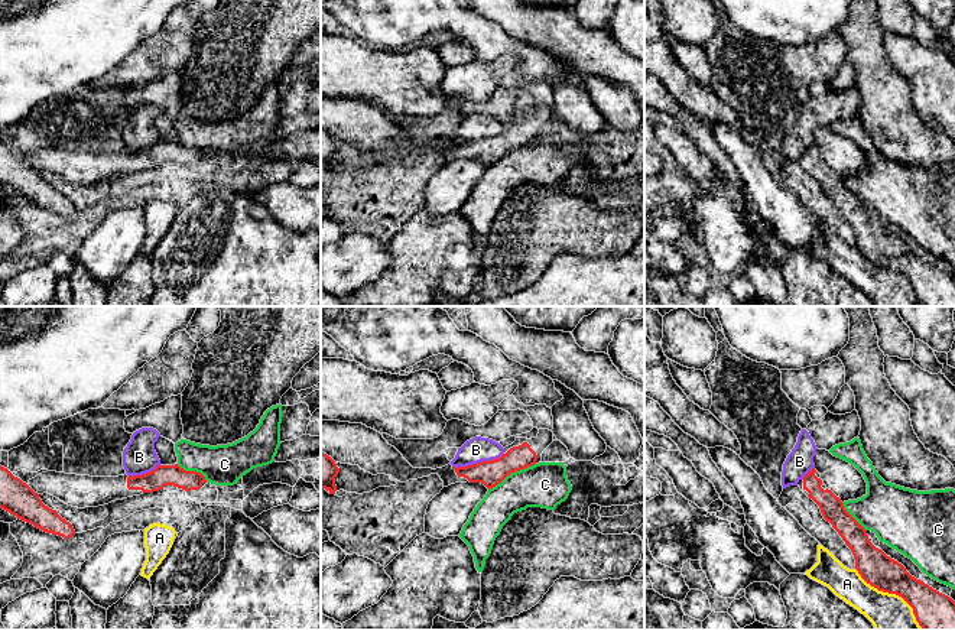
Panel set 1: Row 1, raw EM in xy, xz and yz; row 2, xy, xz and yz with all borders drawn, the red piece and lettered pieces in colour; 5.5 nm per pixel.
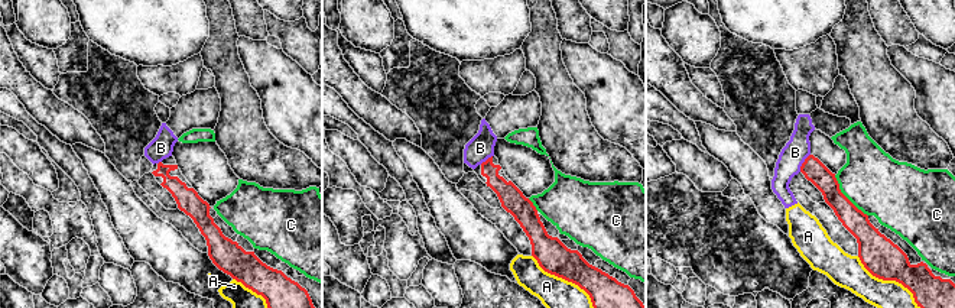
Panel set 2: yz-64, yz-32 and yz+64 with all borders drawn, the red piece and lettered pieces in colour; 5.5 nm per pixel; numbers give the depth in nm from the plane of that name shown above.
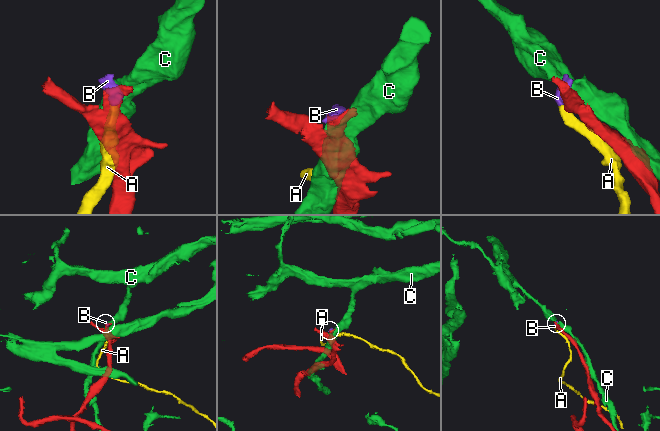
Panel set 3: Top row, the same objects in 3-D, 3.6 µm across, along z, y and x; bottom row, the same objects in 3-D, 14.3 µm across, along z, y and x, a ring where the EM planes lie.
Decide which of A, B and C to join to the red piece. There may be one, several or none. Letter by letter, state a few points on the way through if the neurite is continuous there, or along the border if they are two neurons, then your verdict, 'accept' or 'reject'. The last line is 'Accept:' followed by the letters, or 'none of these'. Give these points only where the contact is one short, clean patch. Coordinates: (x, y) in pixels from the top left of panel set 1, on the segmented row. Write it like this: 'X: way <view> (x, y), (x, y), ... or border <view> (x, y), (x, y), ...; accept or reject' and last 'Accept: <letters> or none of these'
A: reject
B: border xz (503, 452), (496, 458), (452, 467); reject
C: reject
Accept: none of these

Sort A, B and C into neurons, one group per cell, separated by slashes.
A B / C

